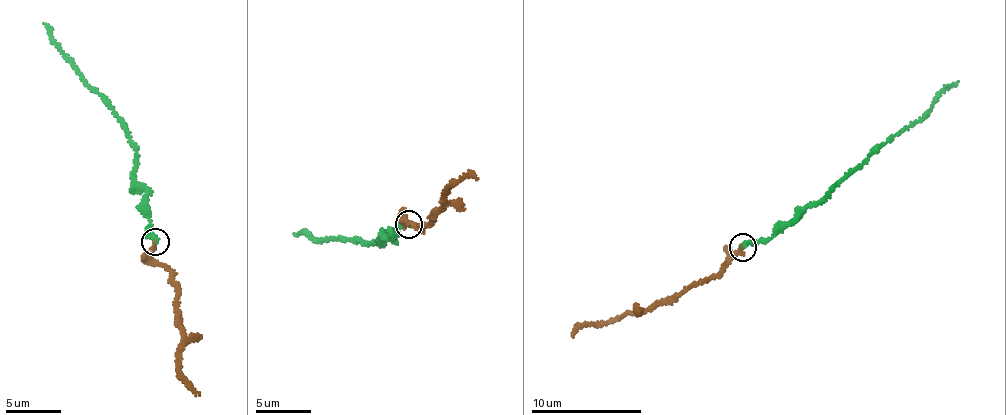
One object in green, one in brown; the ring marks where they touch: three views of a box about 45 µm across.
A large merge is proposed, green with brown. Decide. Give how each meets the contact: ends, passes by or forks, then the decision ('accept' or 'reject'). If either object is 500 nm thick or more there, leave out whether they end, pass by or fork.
green ends there; brown ends there; accept

